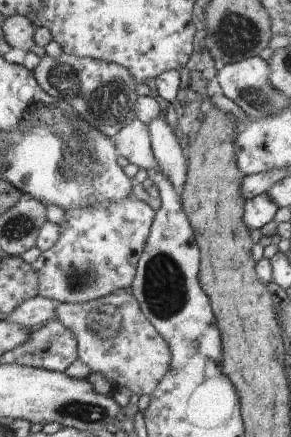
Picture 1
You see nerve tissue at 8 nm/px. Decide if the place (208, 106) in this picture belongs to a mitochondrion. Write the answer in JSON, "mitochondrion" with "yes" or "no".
{"mitochondrion":"no"}

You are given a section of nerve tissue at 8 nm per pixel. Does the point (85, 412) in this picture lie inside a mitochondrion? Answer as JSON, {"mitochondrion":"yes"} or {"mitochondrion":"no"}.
{"mitochondrion":"yes"}

